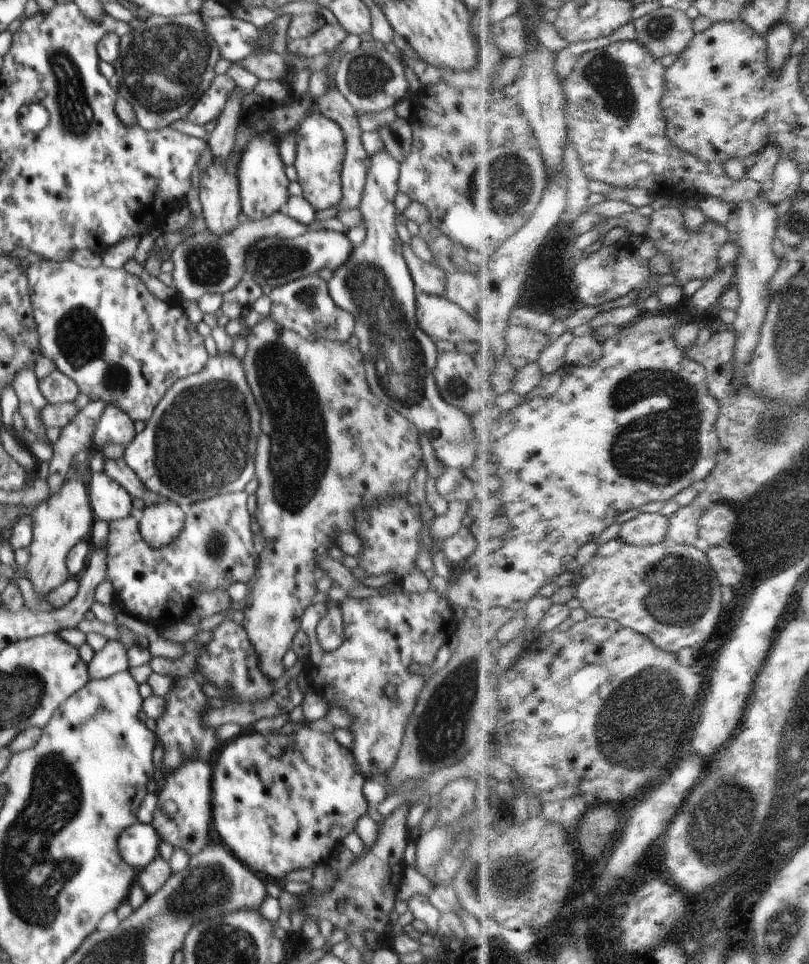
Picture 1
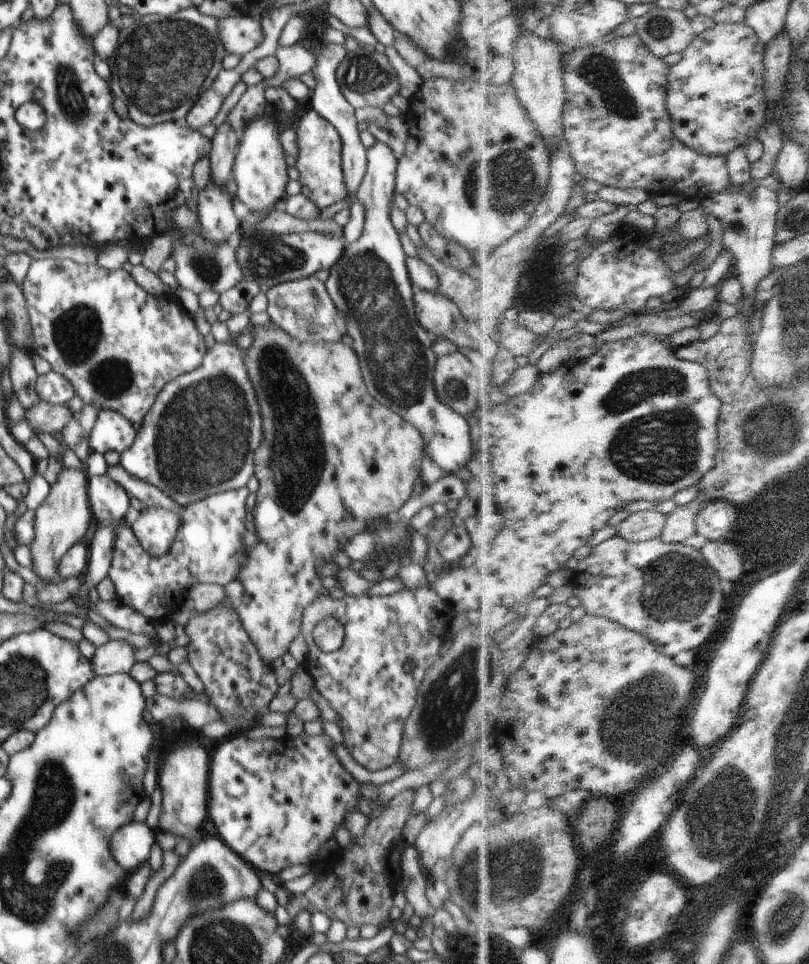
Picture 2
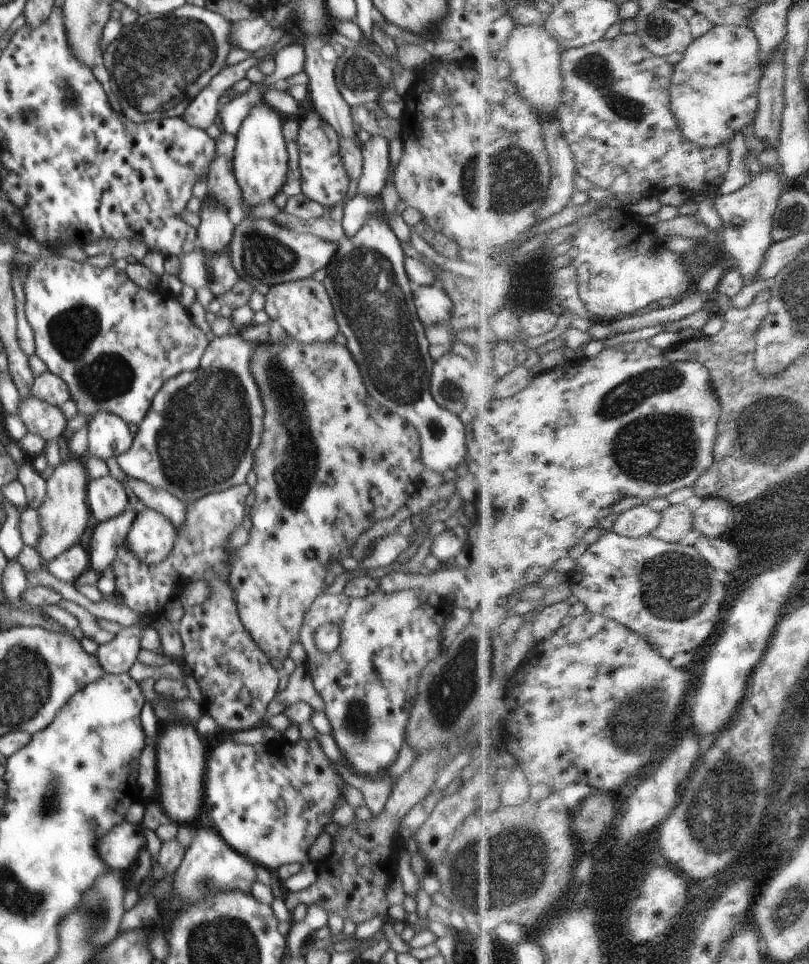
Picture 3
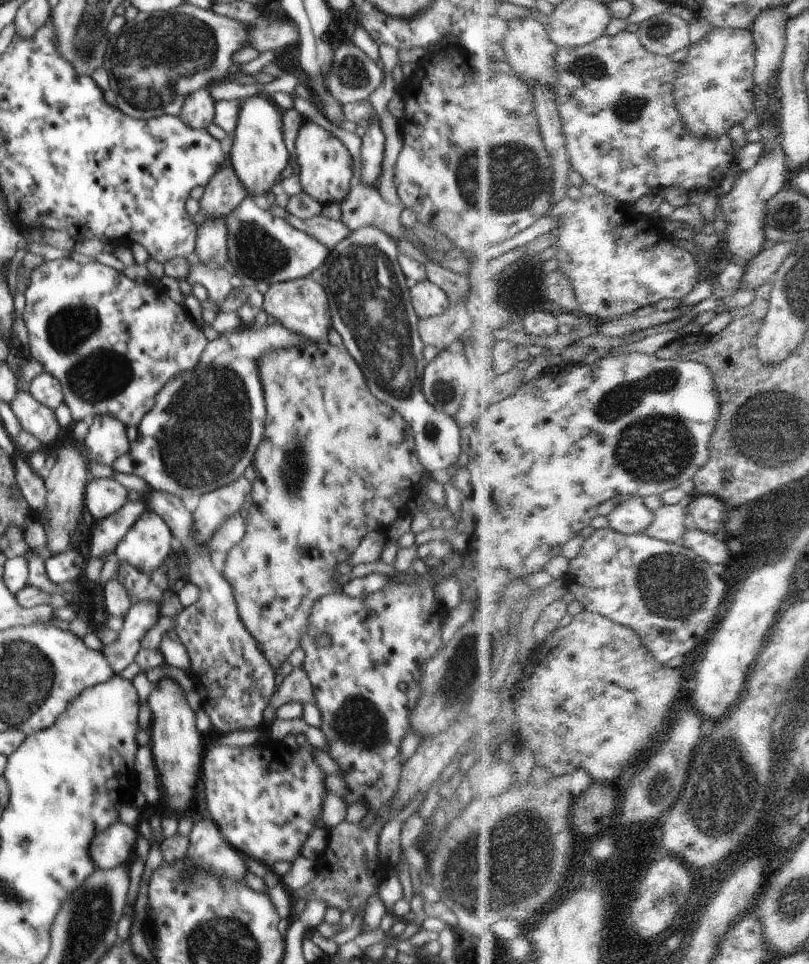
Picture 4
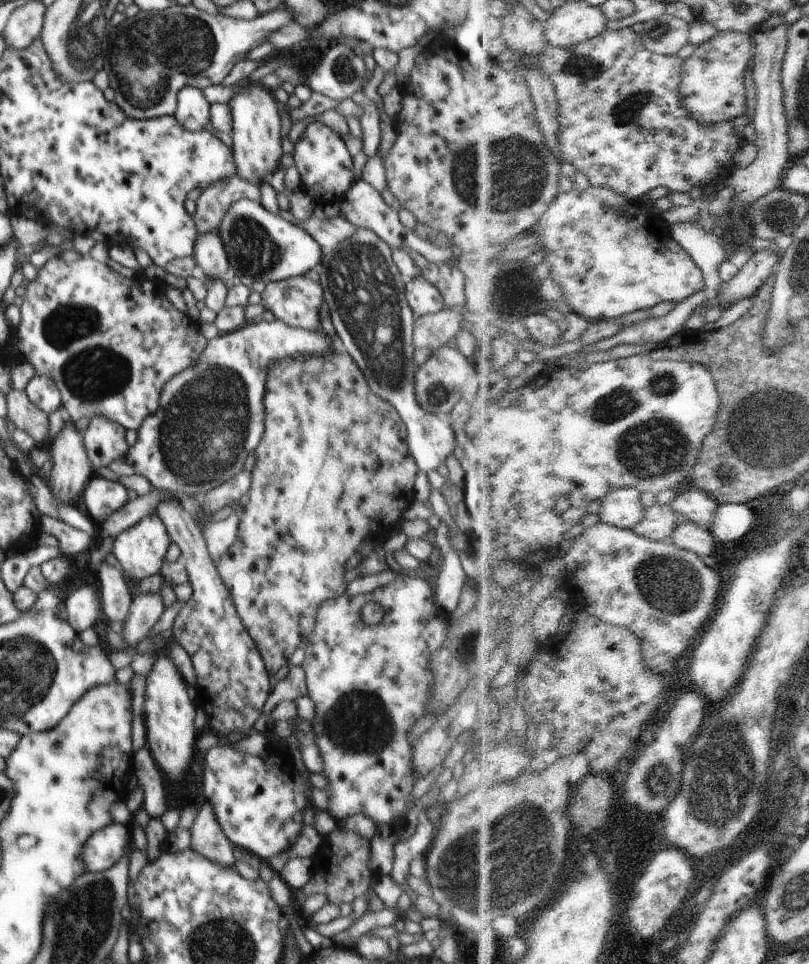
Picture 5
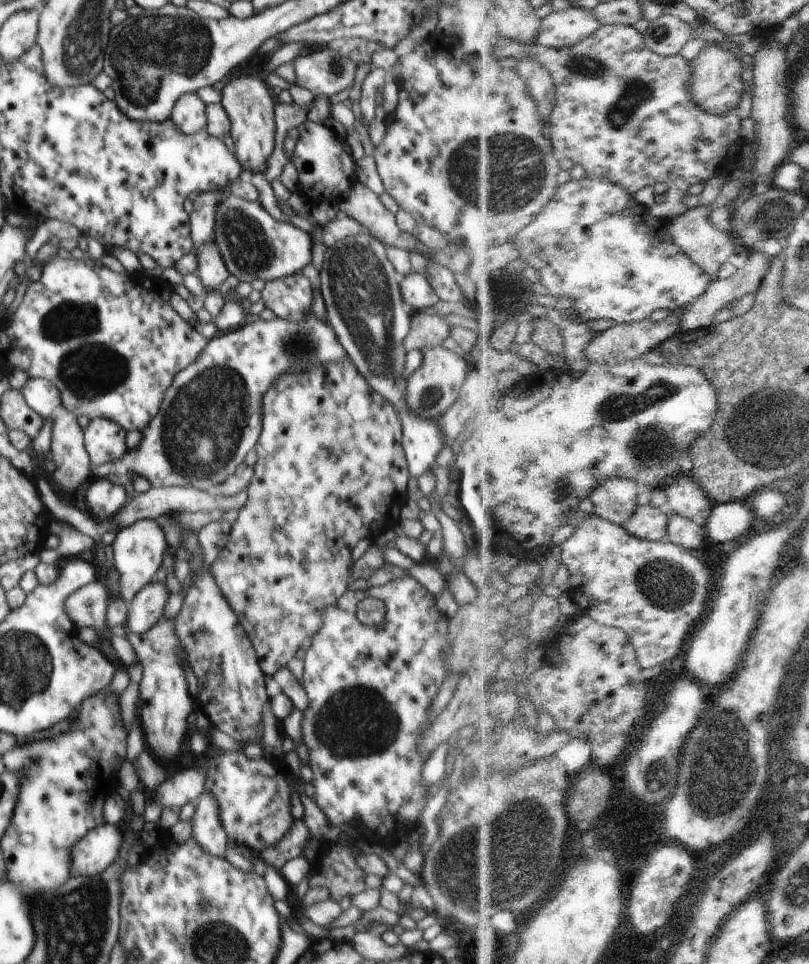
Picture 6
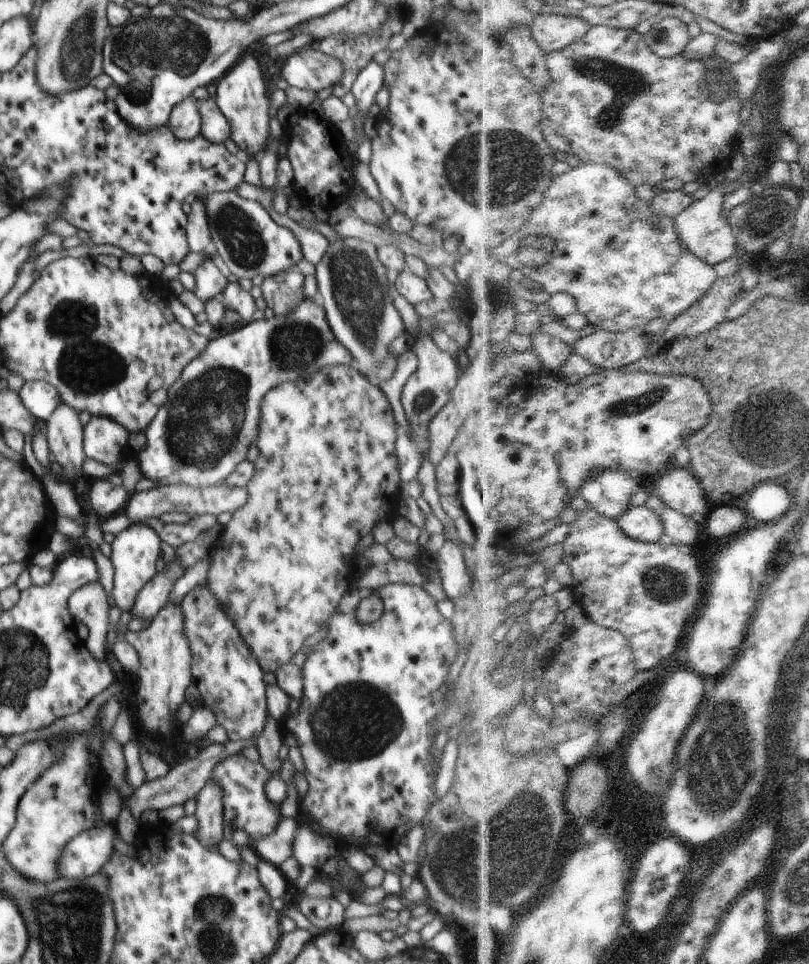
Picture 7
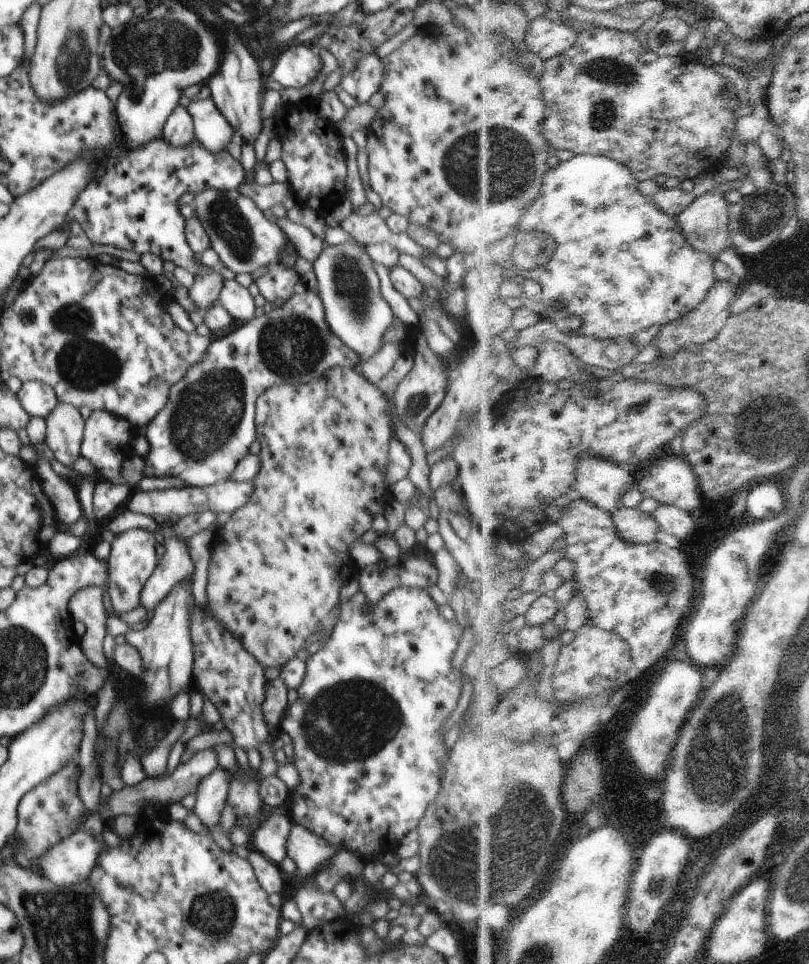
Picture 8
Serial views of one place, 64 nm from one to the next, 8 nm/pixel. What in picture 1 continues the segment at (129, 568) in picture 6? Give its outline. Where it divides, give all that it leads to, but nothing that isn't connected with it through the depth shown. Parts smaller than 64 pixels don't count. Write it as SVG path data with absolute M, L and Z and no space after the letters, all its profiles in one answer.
M164 499L144 510L138 530L150 548L162 548L177 539L184 526L186 511L180 505Z

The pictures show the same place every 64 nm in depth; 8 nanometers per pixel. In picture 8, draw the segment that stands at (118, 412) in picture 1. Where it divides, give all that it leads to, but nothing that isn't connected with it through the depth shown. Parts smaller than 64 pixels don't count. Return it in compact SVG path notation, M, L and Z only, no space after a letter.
M104 410L92 411L85 421L80 454L82 457L88 458L96 466L98 474L104 476L107 481L121 476L122 462L133 454L130 429L131 425L128 422L110 412L104 412Z

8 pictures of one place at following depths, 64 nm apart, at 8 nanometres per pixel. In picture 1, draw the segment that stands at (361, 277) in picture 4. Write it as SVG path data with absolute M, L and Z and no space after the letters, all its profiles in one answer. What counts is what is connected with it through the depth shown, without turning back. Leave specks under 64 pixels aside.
M386 149L384 152L370 154L369 158L370 166L359 206L364 217L366 236L360 246L353 247L350 258L346 259L346 264L334 270L332 279L328 282L328 290L332 300L342 310L354 314L354 320L357 321L354 334L360 340L359 348L364 361L364 374L374 396L377 396L384 404L389 404L390 408L394 408L396 412L405 416L406 420L414 423L421 434L430 438L434 455L446 466L448 474L454 469L473 473L482 466L482 449L484 448L482 442L476 438L474 423L477 417L471 418L466 412L462 412L462 408L448 404L442 398L441 392L438 392L433 375L439 355L437 346L435 341L416 324L416 290L398 244L399 238L395 226L398 211L394 206L394 197L399 190L400 164Z

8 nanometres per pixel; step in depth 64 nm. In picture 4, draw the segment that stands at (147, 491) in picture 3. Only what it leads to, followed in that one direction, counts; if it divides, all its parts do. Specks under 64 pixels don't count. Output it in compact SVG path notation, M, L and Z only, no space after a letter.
M153 489L148 490L144 498L148 509L168 524L175 544L188 560L188 580L200 590L198 602L184 607L175 616L173 629L186 647L191 662L189 673L203 695L202 708L220 734L257 729L264 721L264 710L268 708L277 689L276 671L266 660L257 640L246 630L232 587L223 573L214 568L209 547L198 544L190 536L194 532L192 513L186 509L181 498Z

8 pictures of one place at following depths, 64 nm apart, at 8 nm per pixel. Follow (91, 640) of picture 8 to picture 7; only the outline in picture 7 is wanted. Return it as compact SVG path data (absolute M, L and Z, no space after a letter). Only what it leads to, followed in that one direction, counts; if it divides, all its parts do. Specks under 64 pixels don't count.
M90 582L78 590L71 593L67 602L67 609L73 618L75 624L84 624L89 630L88 638L84 641L84 646L88 648L88 652L96 658L96 660L105 660L104 650L106 641L106 634L110 628L110 604L107 600L108 596L100 582Z

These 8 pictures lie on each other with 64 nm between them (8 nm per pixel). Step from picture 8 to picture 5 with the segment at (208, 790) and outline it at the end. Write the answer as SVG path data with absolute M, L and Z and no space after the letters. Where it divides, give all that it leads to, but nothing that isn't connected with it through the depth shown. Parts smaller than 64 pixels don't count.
M210 803L197 806L194 823L189 830L191 834L191 849L210 862L218 862L224 868L235 868L236 858L232 853L233 846L225 837L224 831Z

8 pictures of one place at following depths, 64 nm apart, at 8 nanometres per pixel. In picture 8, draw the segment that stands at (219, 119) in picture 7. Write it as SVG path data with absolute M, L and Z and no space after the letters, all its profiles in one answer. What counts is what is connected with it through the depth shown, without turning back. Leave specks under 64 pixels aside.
M211 98L189 101L186 110L194 120L194 136L208 152L218 154L225 150L234 136L234 130Z

